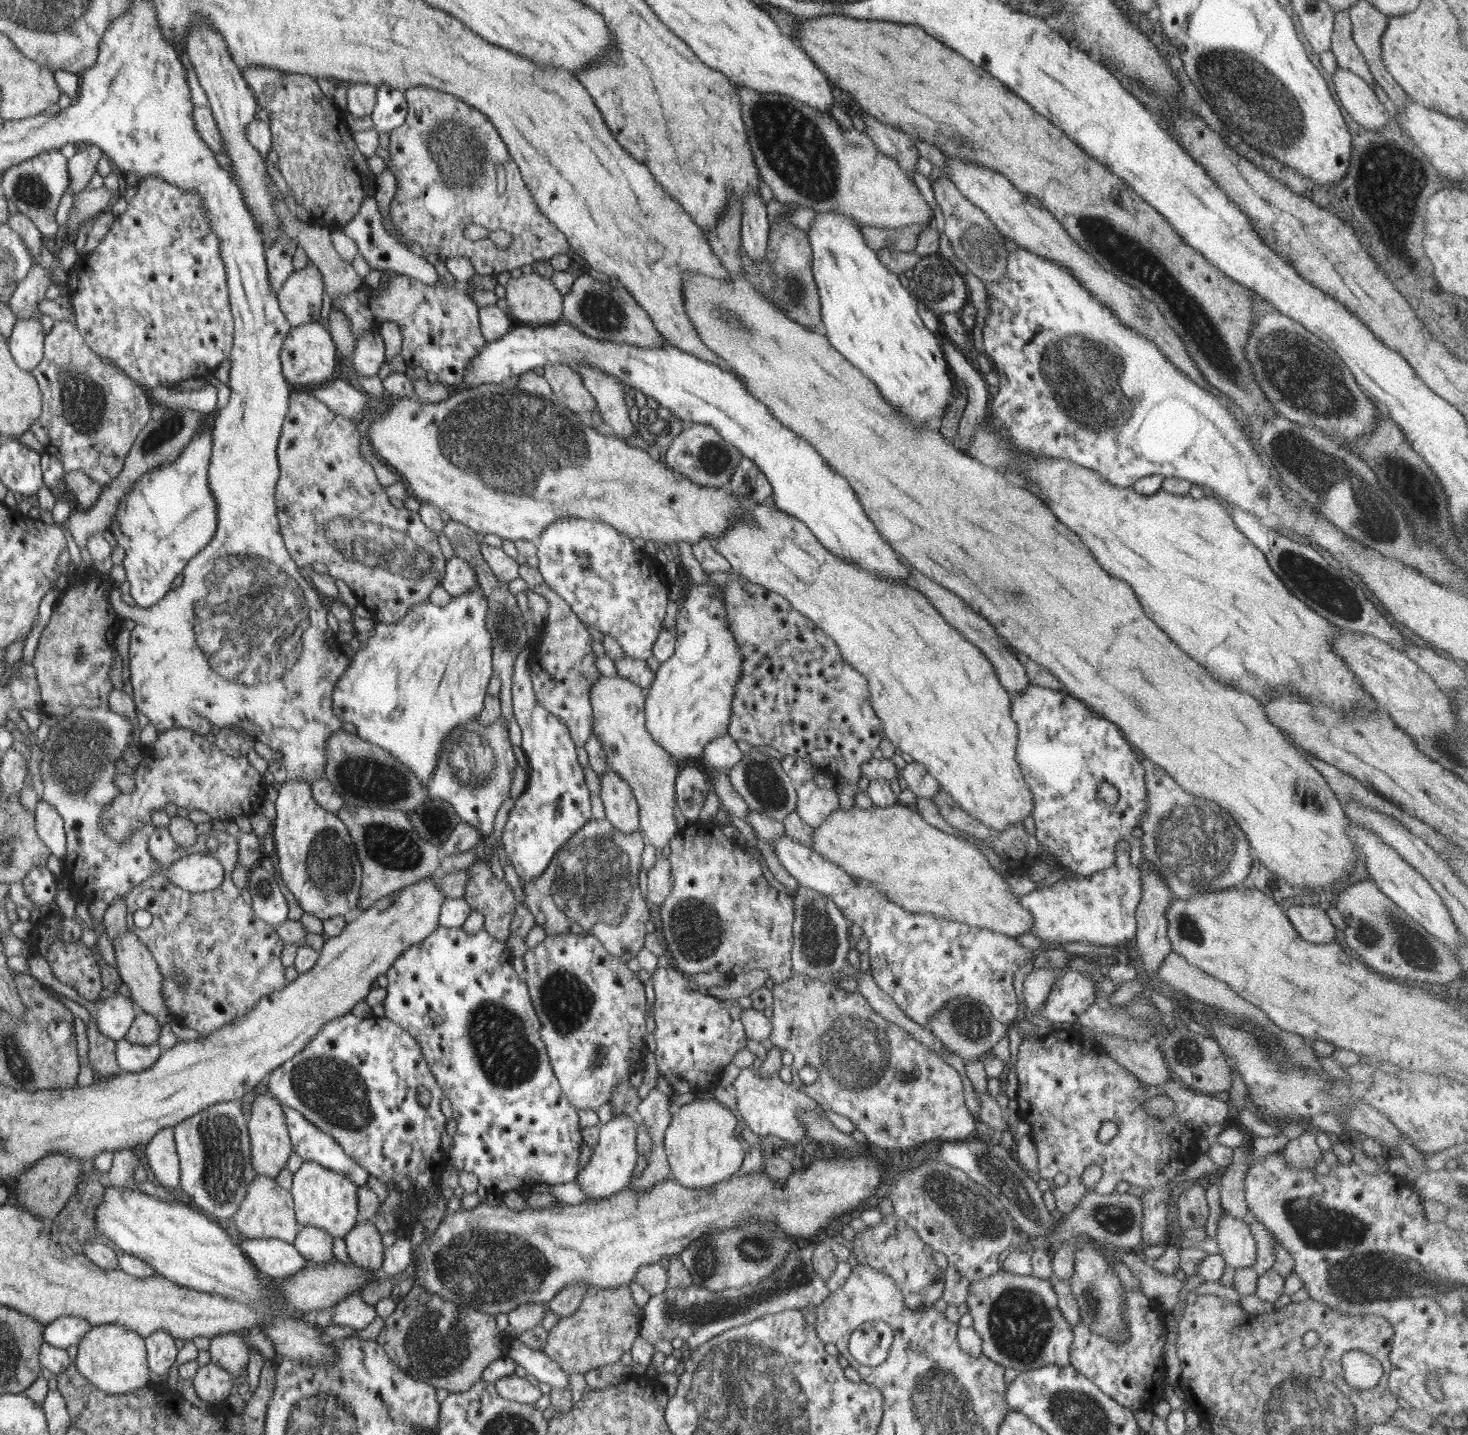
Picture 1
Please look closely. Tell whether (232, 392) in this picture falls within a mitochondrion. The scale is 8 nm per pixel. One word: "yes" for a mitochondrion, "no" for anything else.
no

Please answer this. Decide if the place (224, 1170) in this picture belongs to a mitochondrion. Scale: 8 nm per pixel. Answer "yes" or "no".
yes

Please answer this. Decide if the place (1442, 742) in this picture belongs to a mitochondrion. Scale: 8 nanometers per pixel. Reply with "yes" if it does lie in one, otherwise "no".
yes

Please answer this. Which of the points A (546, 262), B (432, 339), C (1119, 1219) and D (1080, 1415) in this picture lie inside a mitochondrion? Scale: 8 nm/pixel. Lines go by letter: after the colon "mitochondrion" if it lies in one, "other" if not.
A: other
B: other
C: mitochondrion
D: mitochondrion

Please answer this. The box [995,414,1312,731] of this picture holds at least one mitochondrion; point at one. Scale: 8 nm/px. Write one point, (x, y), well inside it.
(1013, 594)

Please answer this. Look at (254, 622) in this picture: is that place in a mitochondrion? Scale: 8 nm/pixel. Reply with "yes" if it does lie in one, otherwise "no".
yes

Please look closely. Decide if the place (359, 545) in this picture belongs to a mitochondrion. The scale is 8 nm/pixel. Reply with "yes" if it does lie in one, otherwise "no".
yes

